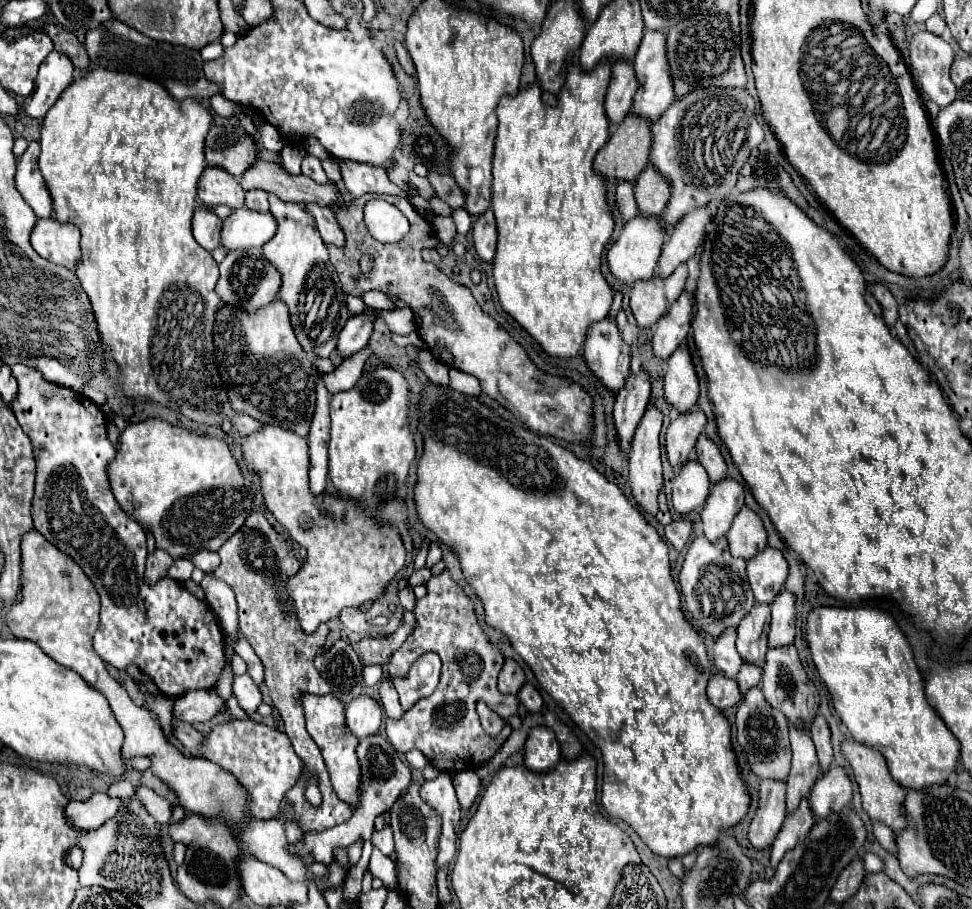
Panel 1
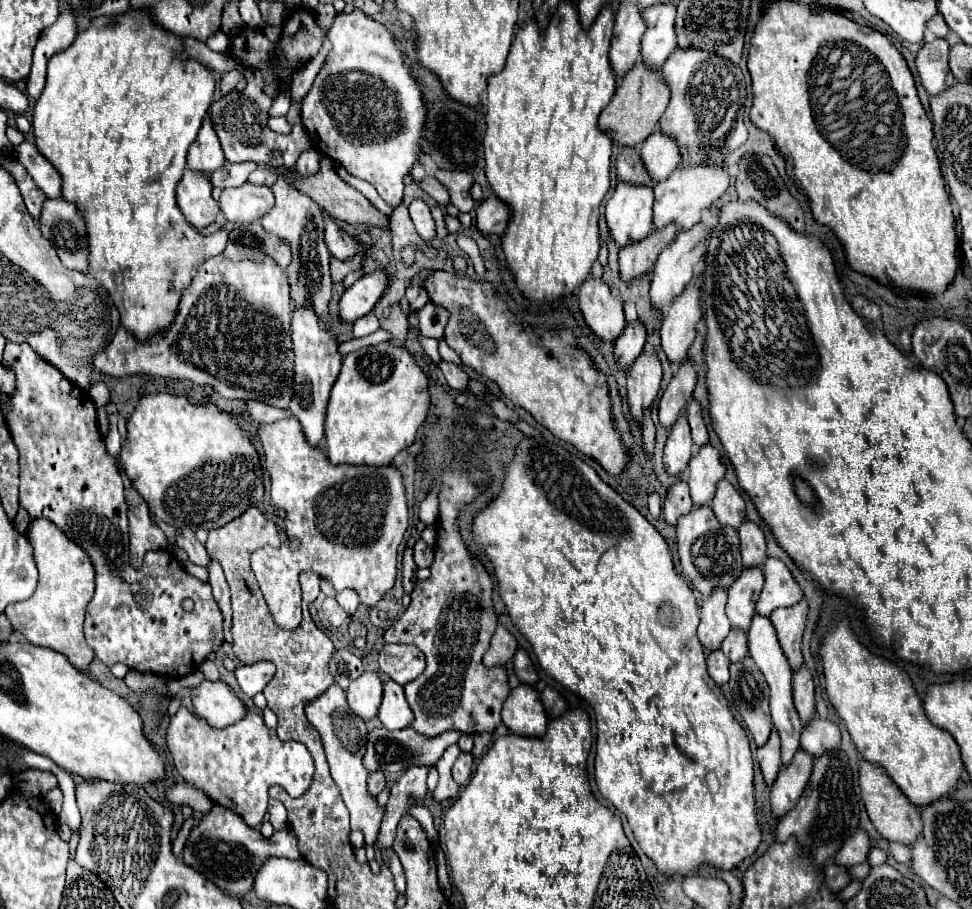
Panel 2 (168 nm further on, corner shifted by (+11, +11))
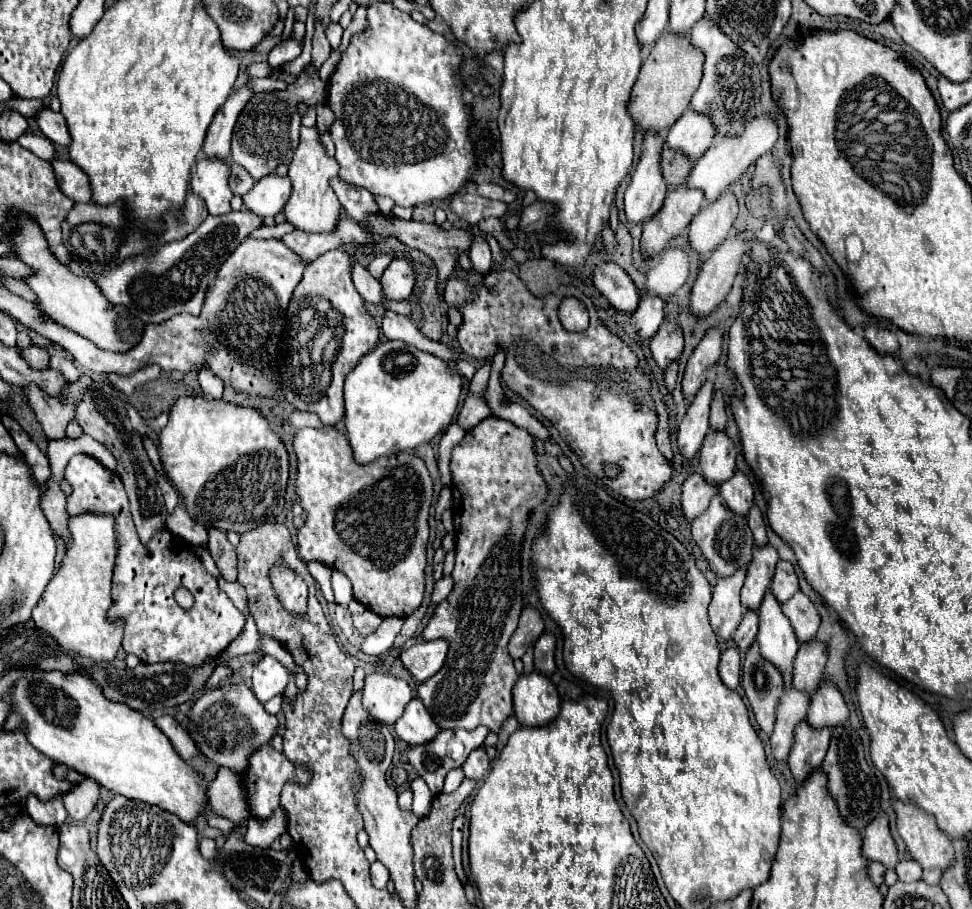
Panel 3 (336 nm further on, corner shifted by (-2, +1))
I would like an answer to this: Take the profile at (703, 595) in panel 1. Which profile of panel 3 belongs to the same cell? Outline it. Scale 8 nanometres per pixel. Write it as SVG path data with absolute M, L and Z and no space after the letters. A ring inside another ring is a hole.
M716 493L716 497L712 497L706 513L692 521L692 539L702 549L704 557L710 565L710 571L716 577L728 577L728 575L736 573L736 569L746 569L748 563L752 561L754 539L752 539L752 531L748 527L748 521L746 521L746 517L732 513L726 507L720 493Z

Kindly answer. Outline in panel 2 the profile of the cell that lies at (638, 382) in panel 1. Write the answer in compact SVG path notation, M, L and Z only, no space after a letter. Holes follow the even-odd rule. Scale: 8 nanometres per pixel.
M641 321L625 325L623 333L615 341L615 357L621 367L625 367L625 369L631 367L635 357L639 357L639 353L643 351L645 339L647 339L647 333L645 333L645 327Z

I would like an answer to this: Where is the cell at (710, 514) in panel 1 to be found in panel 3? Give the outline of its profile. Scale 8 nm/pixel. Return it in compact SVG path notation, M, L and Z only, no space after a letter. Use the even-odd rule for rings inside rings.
M712 431L706 435L700 449L700 473L710 485L722 485L734 475L734 443L724 431Z

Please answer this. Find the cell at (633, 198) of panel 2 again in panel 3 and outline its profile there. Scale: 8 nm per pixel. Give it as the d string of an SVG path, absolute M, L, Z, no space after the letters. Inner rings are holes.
M646 133L646 153L640 157L630 185L624 193L624 211L632 225L644 225L662 209L668 185L660 175L660 151L664 139L658 133Z

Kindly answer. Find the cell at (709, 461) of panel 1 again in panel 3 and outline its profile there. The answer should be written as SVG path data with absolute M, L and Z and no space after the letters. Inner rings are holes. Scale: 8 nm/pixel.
M714 393L712 405L710 405L710 429L714 431L724 431L726 427L726 407L724 407L724 397L722 393Z

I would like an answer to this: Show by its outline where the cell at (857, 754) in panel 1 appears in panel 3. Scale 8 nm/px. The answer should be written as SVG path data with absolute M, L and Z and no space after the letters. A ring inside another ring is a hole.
M892 799L890 803L896 813L896 829L914 861L918 861L924 869L944 869L954 861L952 843L948 835L938 829L932 815L900 799Z

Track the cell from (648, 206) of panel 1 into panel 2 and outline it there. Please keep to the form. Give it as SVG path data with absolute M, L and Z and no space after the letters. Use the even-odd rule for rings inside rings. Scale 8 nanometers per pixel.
M661 129L651 133L639 147L641 159L653 179L667 179L667 175L679 165L681 153L679 145L671 135L665 135Z

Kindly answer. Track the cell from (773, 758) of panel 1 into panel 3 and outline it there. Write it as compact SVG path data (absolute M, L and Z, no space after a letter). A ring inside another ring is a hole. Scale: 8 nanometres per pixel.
M756 643L750 647L748 655L744 655L742 687L746 691L760 729L766 735L772 735L776 723L776 705L780 705L778 701L784 693L782 675L774 665L762 659L760 651L756 649Z

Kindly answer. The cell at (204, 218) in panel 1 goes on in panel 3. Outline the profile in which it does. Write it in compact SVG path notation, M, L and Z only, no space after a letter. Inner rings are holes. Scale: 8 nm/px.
M208 157L198 159L194 171L190 189L198 197L204 199L210 215L224 215L230 213L230 199L232 191L228 187L228 163L226 161L214 161Z

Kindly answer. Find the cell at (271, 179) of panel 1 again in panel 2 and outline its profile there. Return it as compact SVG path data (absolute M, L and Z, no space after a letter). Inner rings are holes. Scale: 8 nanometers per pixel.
M323 157L321 159L321 171L309 177L301 177L297 173L289 173L291 181L299 187L299 191L303 191L305 195L309 195L319 207L323 207L333 219L345 221L345 223L359 223L359 225L369 225L369 227L379 227L379 229L389 229L391 225L391 217L383 215L367 197L363 197L357 189L353 189L351 185L347 185L331 167L331 159Z

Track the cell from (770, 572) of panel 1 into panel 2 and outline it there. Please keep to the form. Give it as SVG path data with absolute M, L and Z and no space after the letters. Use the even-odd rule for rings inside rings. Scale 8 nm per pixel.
M745 519L739 527L739 537L741 537L741 555L743 555L743 565L745 567L755 567L761 565L763 559L767 557L765 549L765 535L759 529L759 525L755 525L753 521Z

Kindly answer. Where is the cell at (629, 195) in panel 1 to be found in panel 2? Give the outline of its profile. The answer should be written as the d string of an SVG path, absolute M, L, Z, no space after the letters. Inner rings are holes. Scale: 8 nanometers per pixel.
M623 147L619 157L617 157L617 177L621 181L631 181L631 183L645 183L649 187L655 185L647 169L643 167L641 155L637 153L635 147Z

